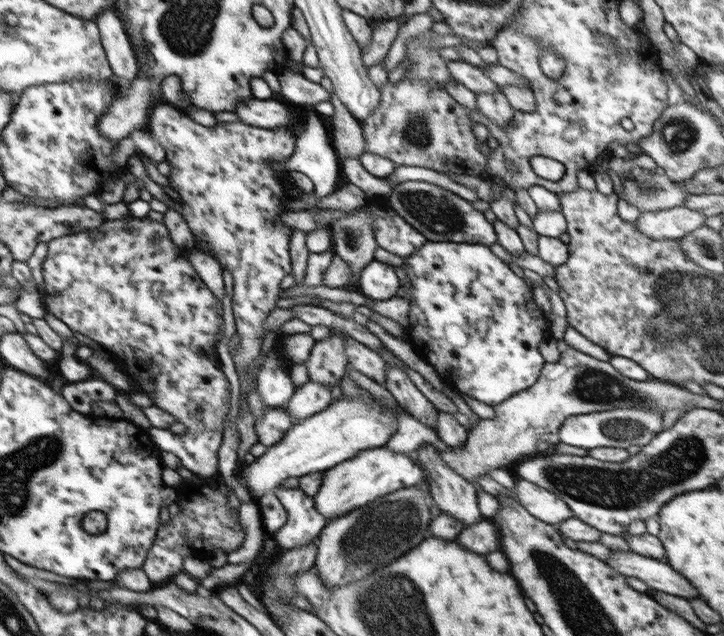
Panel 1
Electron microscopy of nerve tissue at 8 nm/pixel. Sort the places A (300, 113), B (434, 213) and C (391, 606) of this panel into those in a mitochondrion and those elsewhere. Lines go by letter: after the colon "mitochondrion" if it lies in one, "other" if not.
A: other
B: mitochondrion
C: mitochondrion

